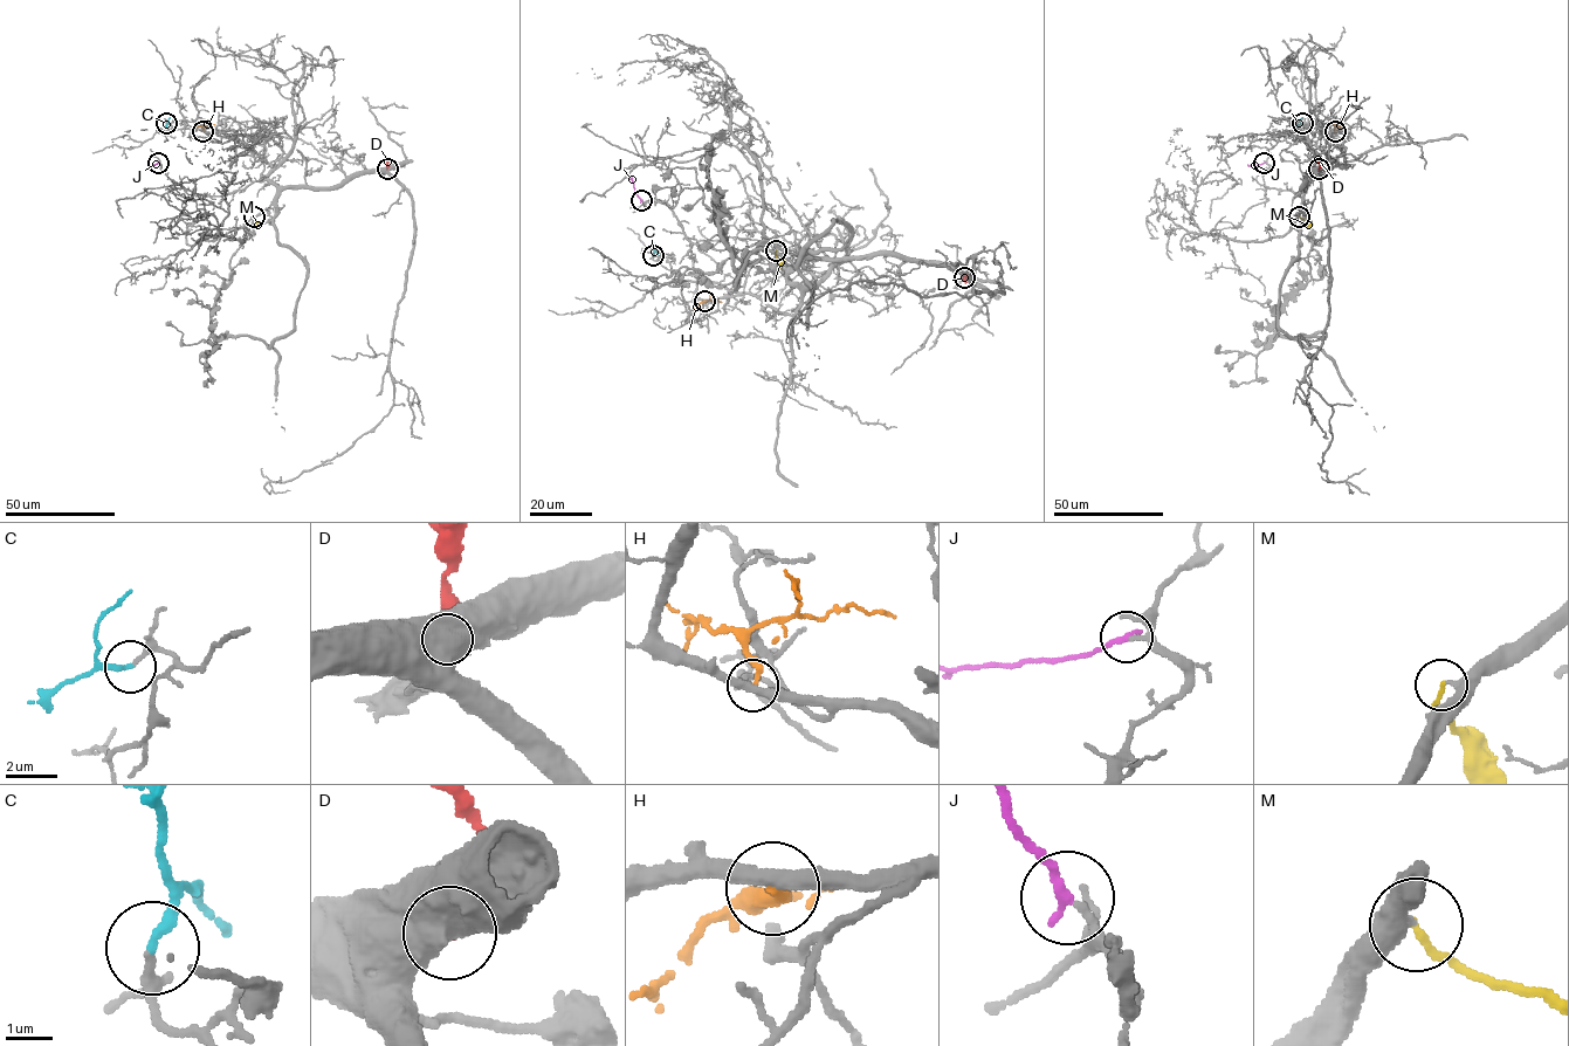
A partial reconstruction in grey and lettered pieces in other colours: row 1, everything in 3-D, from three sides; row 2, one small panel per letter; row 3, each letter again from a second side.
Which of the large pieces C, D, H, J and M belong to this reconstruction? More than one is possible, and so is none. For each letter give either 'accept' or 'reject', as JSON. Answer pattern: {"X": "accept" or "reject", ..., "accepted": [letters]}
{"C": "accept", "D": "reject", "H": "reject", "J": "accept", "M": "accept", "accepted": ["C", "J", "M"]}

